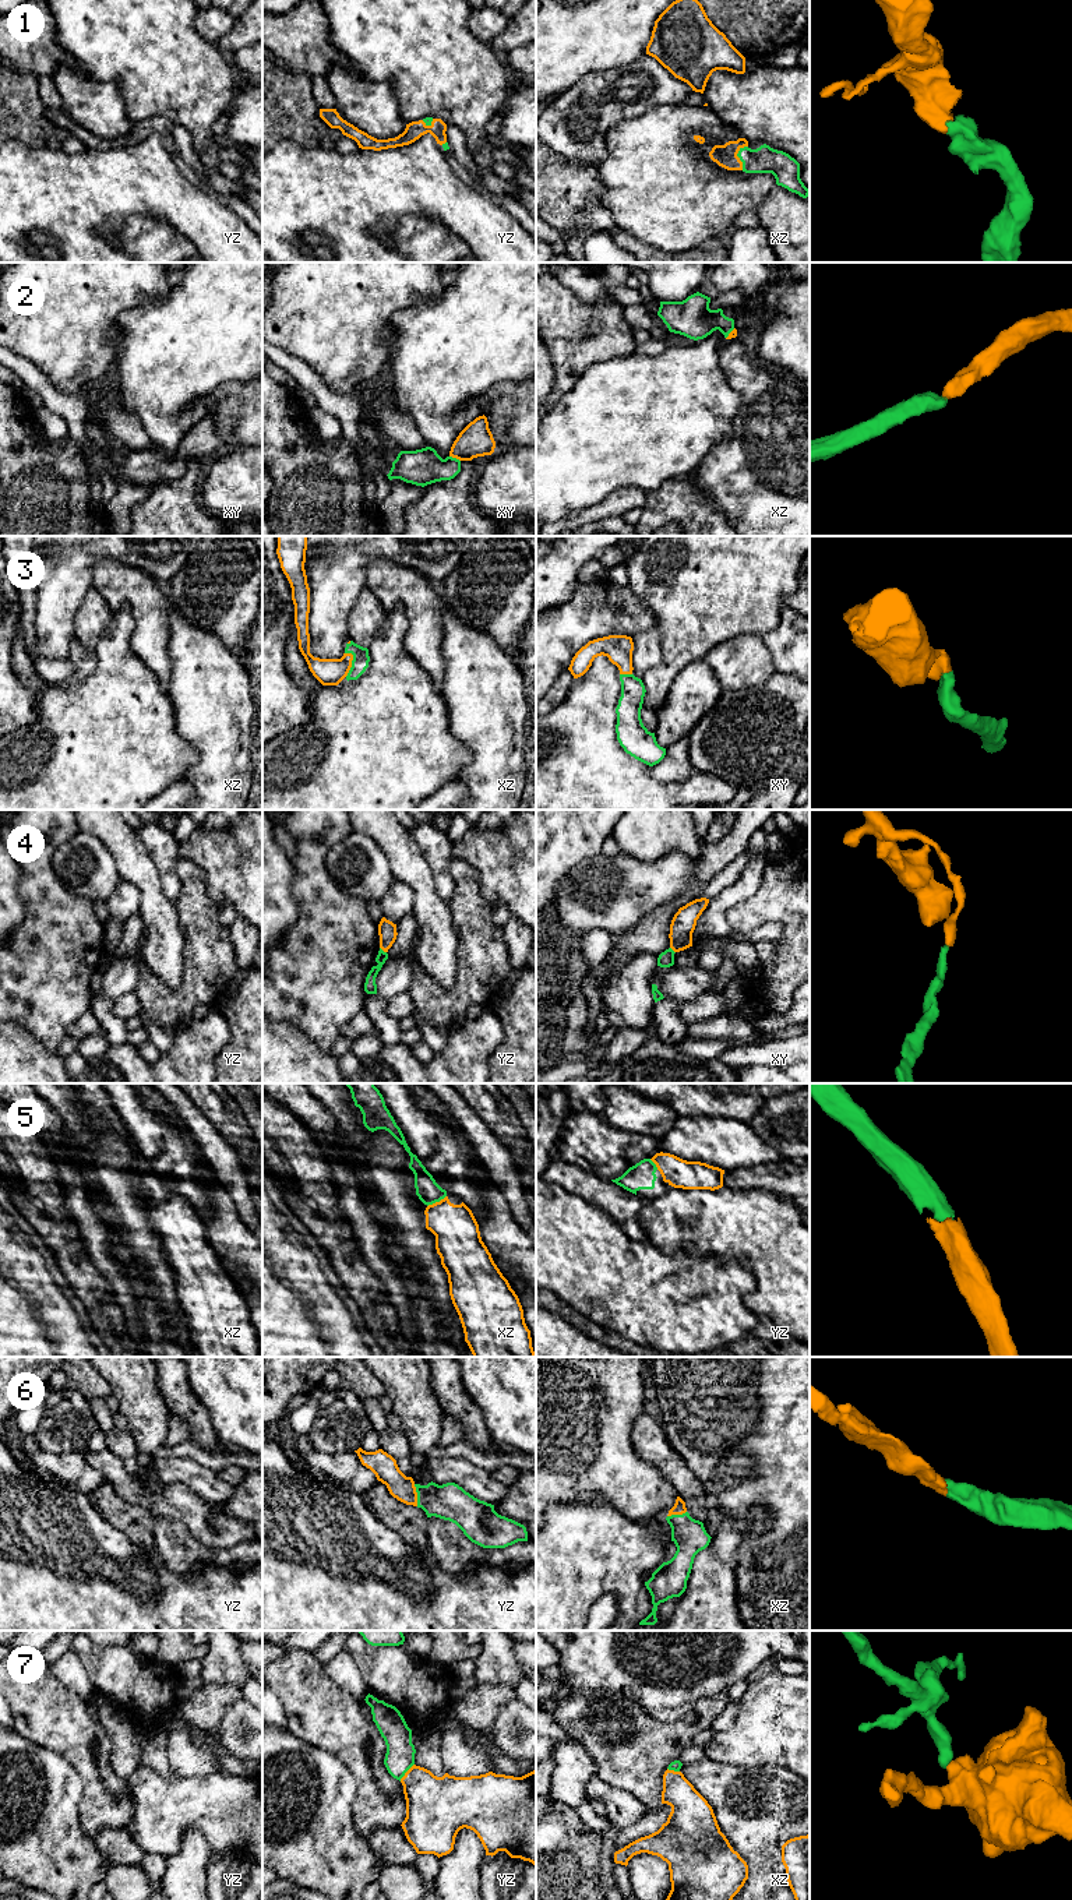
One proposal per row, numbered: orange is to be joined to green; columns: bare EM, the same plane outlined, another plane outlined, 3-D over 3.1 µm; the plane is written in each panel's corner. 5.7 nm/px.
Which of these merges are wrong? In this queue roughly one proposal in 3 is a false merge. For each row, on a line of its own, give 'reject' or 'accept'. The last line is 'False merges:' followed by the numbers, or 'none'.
1: accept
2: accept
3: accept
4: reject
5: accept
6: accept
7: reject
False merges: 4, 7

